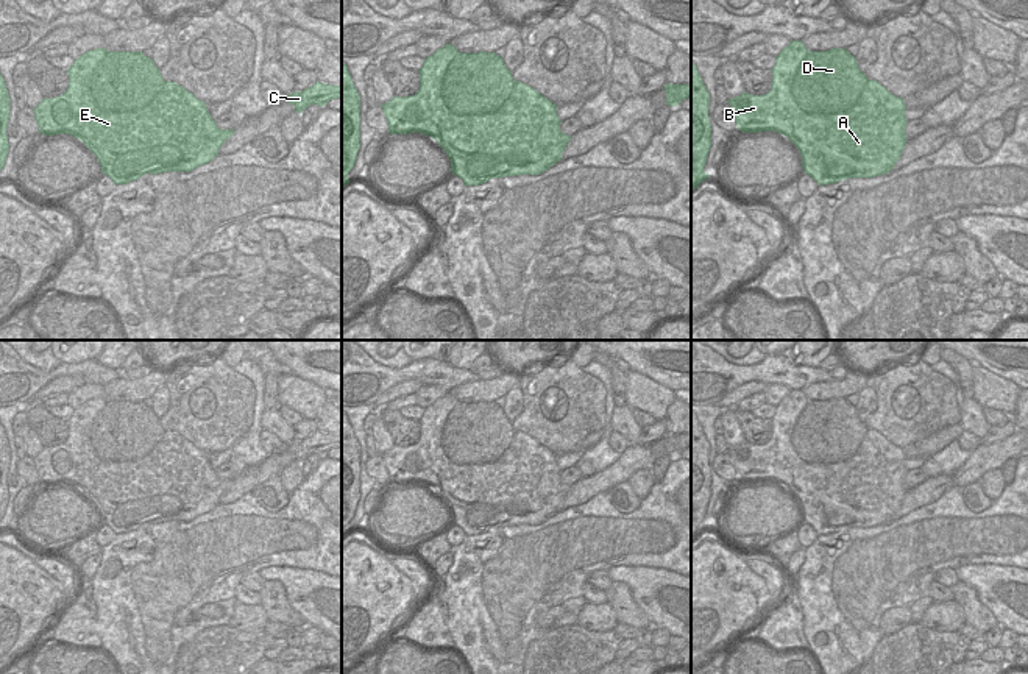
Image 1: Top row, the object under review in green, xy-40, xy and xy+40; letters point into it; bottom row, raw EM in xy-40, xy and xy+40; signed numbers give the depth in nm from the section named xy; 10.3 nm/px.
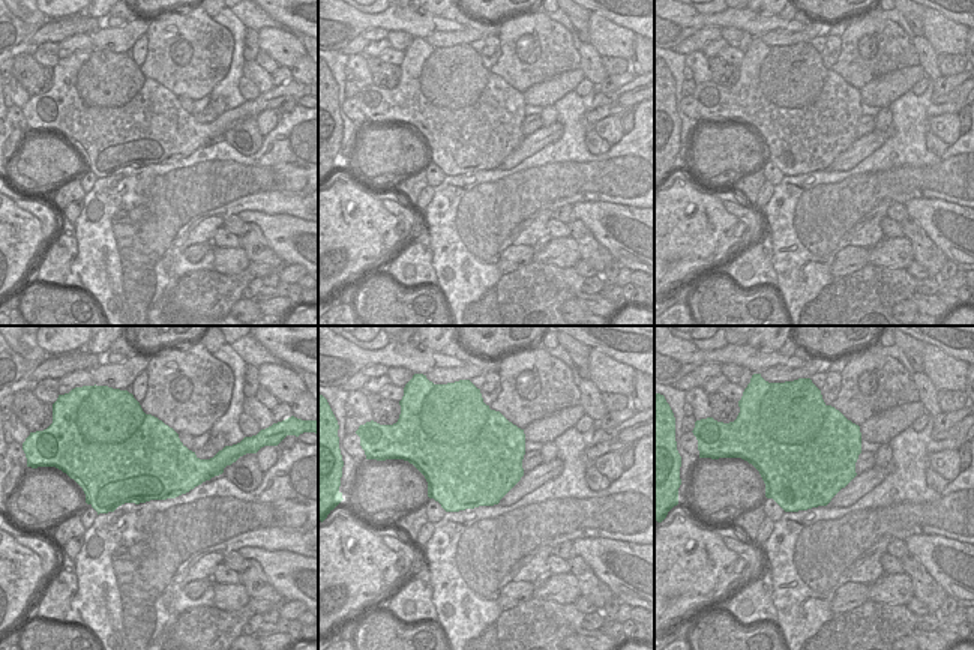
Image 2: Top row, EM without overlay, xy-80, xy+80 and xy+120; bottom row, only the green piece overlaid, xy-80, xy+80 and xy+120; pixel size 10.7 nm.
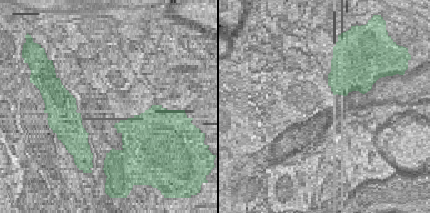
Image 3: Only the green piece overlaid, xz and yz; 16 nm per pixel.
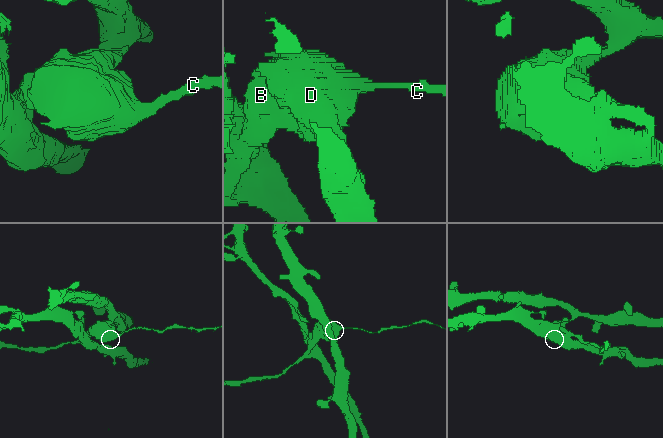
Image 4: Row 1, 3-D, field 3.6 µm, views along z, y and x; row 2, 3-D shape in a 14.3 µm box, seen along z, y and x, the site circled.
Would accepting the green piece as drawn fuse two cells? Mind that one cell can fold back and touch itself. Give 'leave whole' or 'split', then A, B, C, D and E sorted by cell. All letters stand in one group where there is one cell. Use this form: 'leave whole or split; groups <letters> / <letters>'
split; groups A B C E / D

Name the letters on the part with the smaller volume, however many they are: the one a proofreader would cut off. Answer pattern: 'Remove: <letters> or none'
Remove: A, B, C, E.

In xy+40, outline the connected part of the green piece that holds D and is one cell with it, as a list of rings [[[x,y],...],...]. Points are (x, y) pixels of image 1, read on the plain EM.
[[[845,398],[810,401],[799,415],[792,446],[808,465],[841,463],[858,452],[867,431]]]

